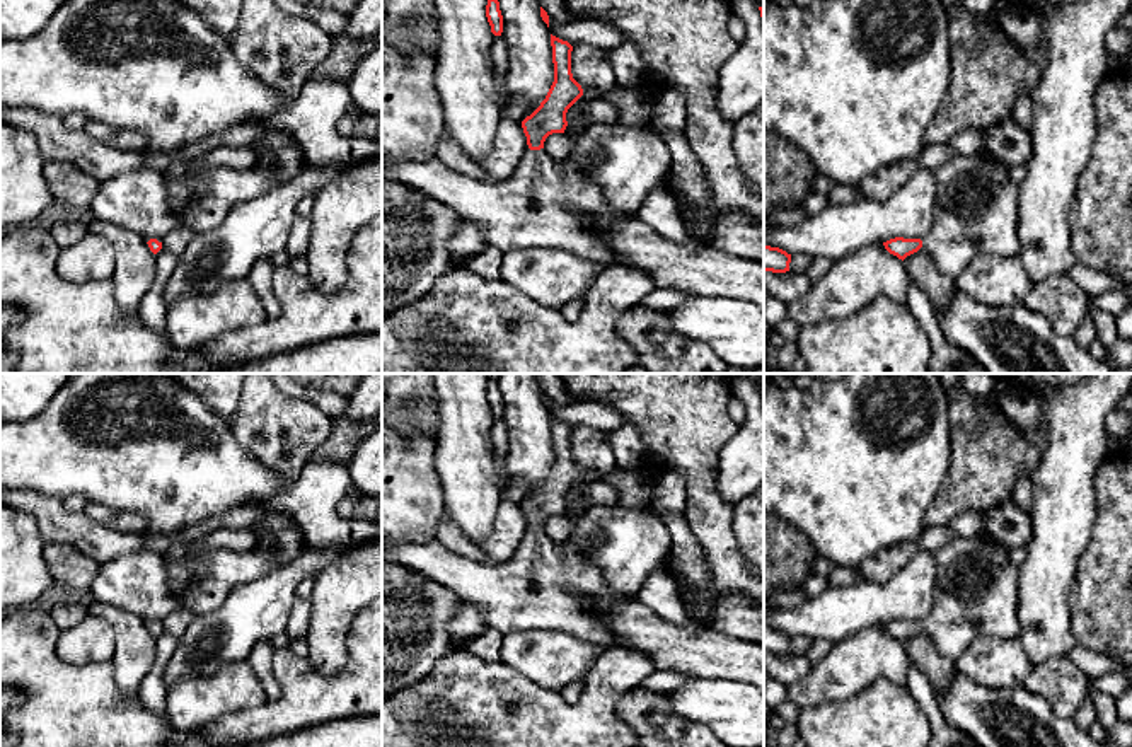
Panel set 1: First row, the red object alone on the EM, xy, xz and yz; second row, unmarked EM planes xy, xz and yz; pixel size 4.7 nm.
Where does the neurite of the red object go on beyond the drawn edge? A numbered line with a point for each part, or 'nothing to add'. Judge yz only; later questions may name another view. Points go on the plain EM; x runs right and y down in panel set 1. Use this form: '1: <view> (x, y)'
1: yz (977, 587)

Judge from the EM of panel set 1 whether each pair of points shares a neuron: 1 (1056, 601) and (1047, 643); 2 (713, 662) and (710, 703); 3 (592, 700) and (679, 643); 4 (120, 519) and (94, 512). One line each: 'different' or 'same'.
1: same
2: different
3: different
4: same

